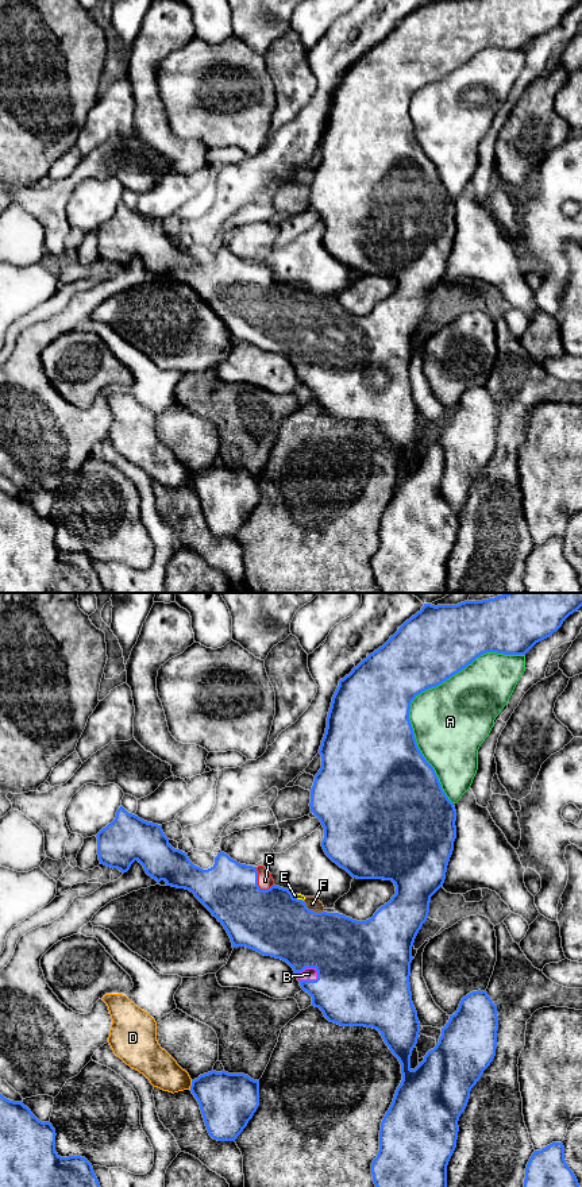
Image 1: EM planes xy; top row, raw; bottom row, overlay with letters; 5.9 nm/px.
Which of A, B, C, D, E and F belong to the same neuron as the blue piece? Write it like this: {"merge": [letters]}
{"merge": ["B", "C", "E", "F"]}

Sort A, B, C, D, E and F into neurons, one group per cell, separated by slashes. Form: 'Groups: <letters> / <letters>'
Groups: A / B C E F / D

